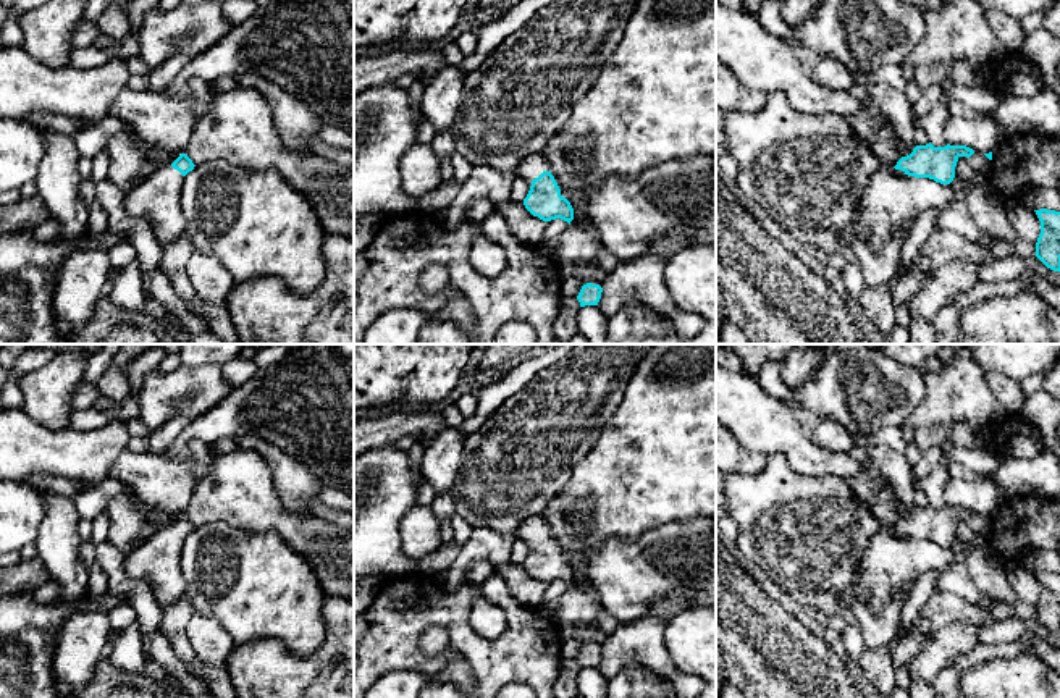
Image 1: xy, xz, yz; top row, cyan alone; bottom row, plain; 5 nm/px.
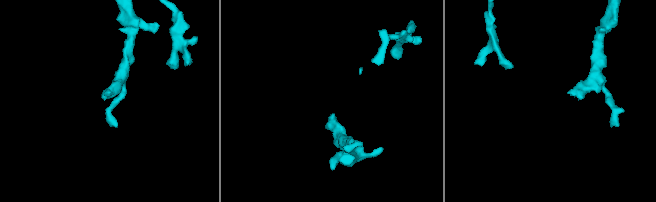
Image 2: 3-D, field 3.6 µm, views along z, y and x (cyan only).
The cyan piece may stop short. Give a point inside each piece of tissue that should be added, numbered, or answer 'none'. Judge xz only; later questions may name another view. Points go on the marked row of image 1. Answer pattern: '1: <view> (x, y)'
1: xz (530, 168)

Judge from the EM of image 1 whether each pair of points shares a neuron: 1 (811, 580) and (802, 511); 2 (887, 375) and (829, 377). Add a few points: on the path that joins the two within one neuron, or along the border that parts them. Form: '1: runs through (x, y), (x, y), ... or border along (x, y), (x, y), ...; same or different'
1: runs through (811, 563), (811, 542), (802, 529); same
2: runs through (873, 382), (844, 382); same

